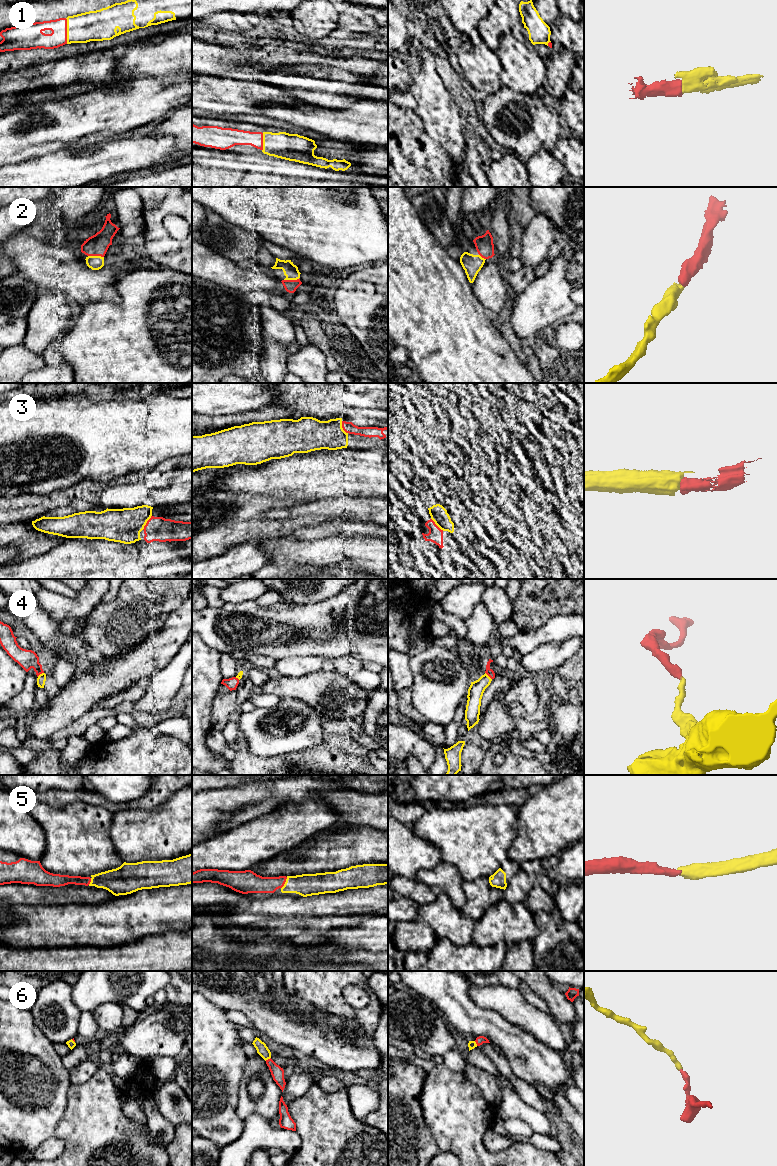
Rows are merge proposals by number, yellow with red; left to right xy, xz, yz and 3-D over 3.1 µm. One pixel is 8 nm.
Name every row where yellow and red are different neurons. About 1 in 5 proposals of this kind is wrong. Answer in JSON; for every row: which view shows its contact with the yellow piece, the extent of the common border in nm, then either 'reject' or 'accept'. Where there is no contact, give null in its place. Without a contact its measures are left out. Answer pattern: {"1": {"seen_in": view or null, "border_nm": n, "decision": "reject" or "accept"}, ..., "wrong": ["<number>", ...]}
{"1": {"seen_in": "xy", "border_nm": 200, "decision": "accept"}, "2": {"seen_in": "xy", "border_nm": 130, "decision": "accept"}, "3": {"seen_in": "xy", "border_nm": 140, "decision": "accept"}, "4": {"seen_in": "yz", "border_nm": 80, "decision": "accept"}, "5": {"seen_in": "xz", "border_nm": 110, "decision": "accept"}, "6": {"seen_in": "xz", "border_nm": 50, "decision": "accept"}, "wrong": []}

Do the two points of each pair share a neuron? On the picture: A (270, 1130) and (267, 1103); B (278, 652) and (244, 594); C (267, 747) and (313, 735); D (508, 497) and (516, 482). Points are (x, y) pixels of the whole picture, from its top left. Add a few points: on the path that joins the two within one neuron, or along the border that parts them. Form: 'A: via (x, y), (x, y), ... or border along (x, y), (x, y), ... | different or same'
A: border along (245, 1121), (250, 1115), (259, 1114), (278, 1122) | different
B: border along (254, 600), (225, 603) | different
C: via (278, 738), (302, 735) | same
D: border along (503, 483), (519, 494) | different

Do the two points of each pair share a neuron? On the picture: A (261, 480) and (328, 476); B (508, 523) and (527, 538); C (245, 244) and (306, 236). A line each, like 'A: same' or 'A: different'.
A: same
B: same
C: different

